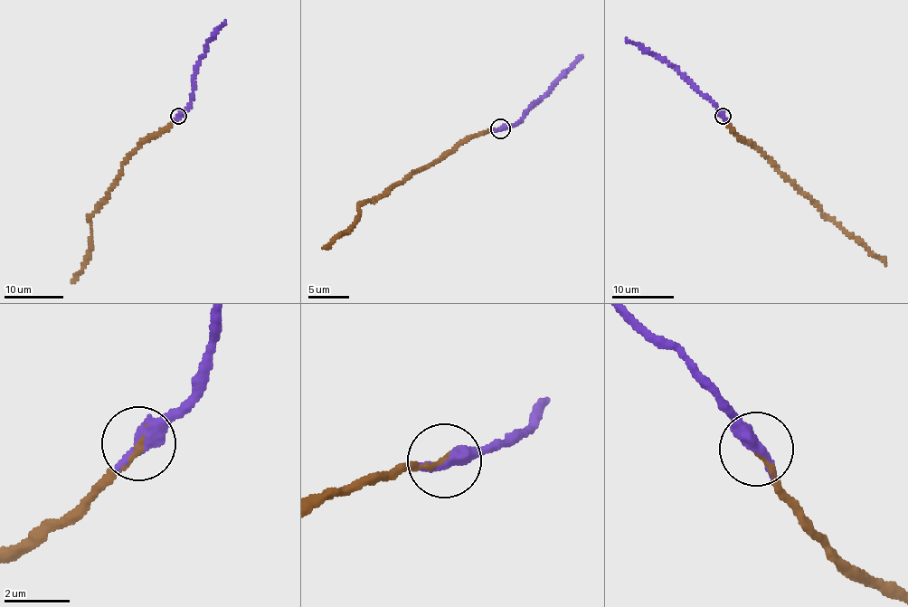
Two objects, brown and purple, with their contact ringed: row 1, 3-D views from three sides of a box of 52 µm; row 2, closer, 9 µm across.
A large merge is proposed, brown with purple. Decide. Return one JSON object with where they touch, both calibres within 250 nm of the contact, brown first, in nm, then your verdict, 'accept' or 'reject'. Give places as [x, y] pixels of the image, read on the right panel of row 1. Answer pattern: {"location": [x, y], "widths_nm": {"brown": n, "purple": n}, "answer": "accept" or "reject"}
{"location": [723, 116], "widths_nm": {"brown": 110, "purple": 550}, "answer": "accept"}

